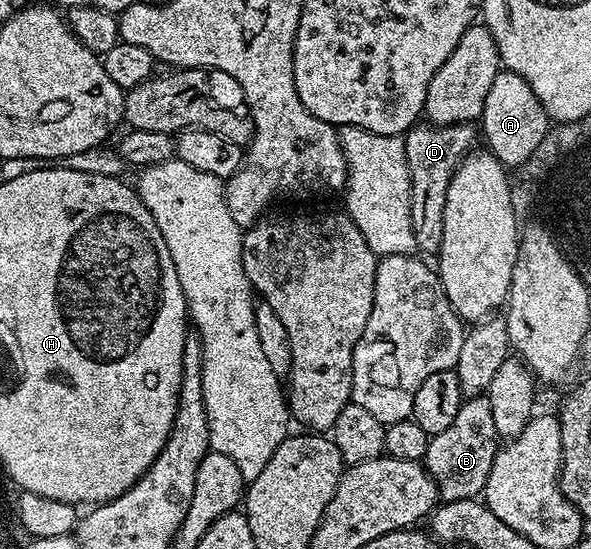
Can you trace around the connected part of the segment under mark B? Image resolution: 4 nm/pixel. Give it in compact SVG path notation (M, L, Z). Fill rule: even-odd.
M487 396L469 397L464 400L461 411L457 411L457 419L445 427L445 431L434 434L427 442L427 450L423 456L422 464L427 467L427 474L435 481L439 488L440 498L448 501L469 501L478 498L483 492L485 483L489 479L489 471L493 471L493 459L497 455L501 438L497 427L493 424L493 411L489 408Z

